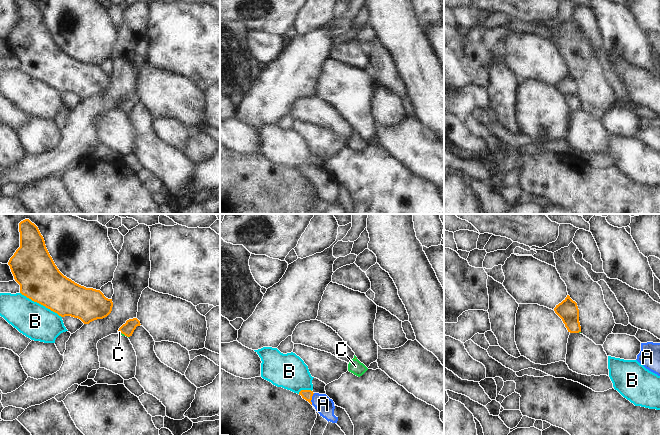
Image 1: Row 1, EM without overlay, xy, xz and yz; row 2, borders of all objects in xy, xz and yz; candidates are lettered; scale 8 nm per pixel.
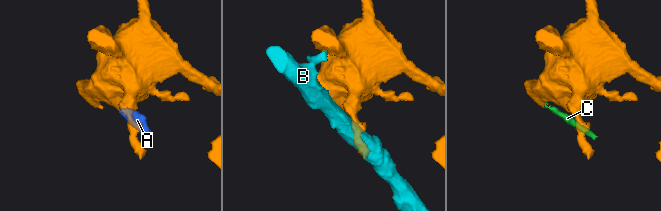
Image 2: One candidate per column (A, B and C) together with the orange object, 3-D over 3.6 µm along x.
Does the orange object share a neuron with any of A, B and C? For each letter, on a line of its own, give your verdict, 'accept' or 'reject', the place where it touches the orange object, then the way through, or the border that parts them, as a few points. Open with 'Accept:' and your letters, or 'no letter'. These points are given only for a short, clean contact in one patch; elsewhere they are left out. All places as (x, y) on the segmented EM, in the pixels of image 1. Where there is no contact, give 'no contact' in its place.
Accept: A, C
A: accept; meets orange in xz at (311, 399); runs through xz (306, 394), (311, 399), (316, 399), (323, 404)
B: reject; meets orange in xy at (41, 304)
C: accept; meets orange in xy at (123, 333); runs through xy (127, 329), (123, 333), (119, 332)

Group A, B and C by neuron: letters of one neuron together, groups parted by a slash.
A C / B

